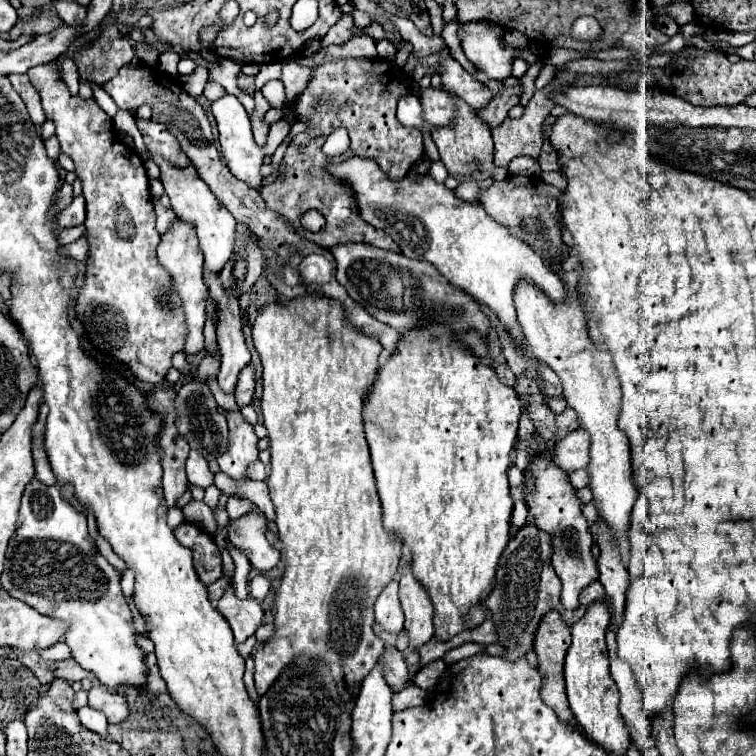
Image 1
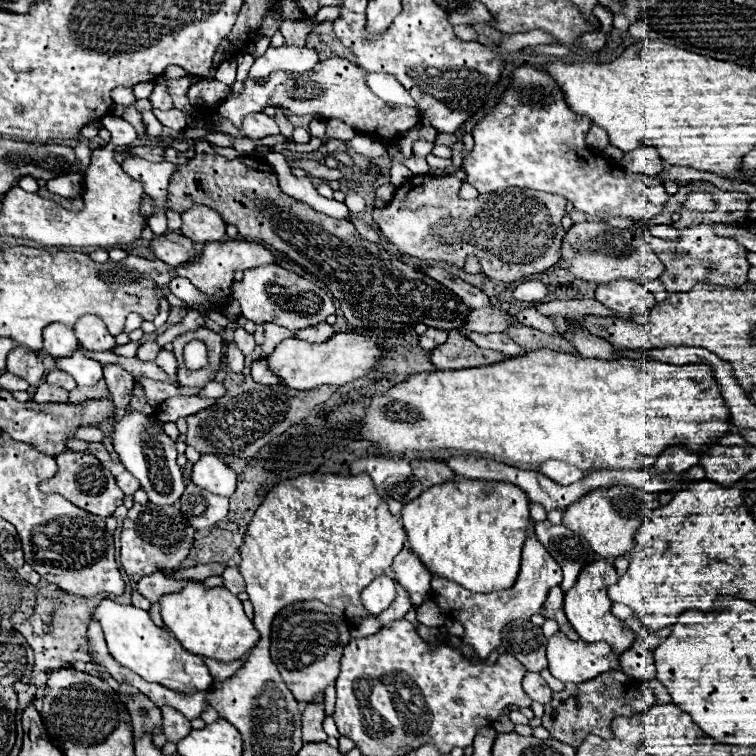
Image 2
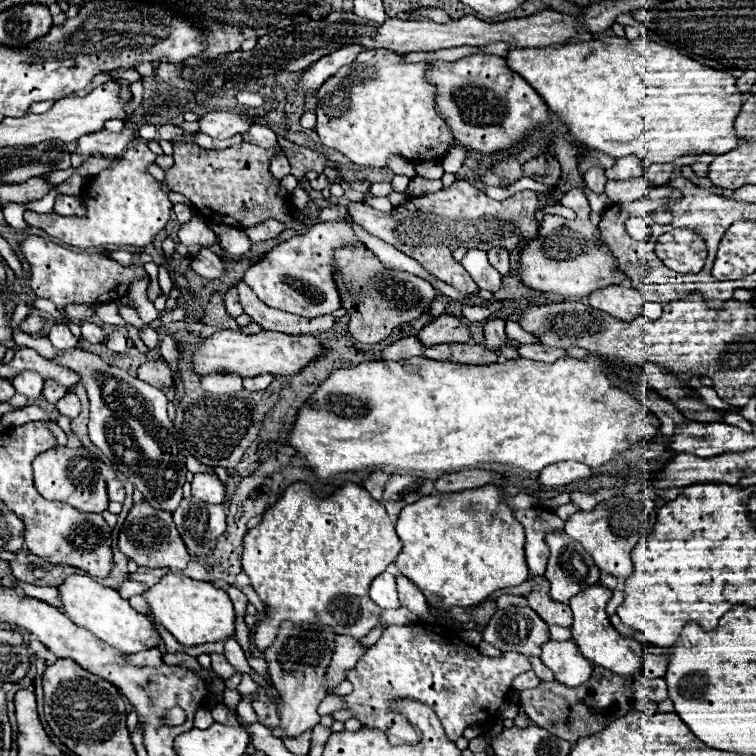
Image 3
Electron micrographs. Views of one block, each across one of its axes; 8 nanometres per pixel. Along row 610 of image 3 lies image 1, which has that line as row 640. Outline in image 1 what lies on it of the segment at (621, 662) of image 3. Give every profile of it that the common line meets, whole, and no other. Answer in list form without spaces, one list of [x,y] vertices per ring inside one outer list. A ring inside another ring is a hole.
[[[598,600],[586,608],[584,618],[572,624],[572,646],[568,648],[566,666],[564,666],[566,692],[568,692],[570,708],[584,734],[608,752],[626,754],[626,748],[630,746],[630,732],[618,710],[620,704],[618,686],[610,676],[608,650],[604,640],[608,622],[610,622],[610,610],[602,600]]]

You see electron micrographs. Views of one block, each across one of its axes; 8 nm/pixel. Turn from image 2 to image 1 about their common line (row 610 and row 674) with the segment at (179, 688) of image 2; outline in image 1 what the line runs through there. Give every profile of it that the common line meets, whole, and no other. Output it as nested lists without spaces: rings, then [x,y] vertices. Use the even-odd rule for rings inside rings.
[[[32,480],[22,496],[18,530],[12,536],[6,552],[6,568],[2,572],[2,588],[16,600],[22,600],[36,608],[40,614],[54,616],[70,624],[64,642],[72,650],[72,658],[88,672],[92,672],[104,688],[118,692],[120,686],[132,686],[142,690],[146,686],[146,652],[136,644],[136,628],[132,624],[132,612],[120,588],[122,574],[108,564],[98,552],[94,540],[88,536],[86,516],[76,512],[60,498],[58,486],[46,486],[40,480]]]

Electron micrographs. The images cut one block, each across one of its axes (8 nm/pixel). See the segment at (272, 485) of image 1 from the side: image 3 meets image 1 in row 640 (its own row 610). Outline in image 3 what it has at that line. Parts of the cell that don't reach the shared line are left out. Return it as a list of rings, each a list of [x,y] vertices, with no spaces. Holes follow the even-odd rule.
[[[304,482],[288,486],[282,498],[264,512],[262,522],[248,530],[242,546],[242,570],[266,604],[266,616],[252,632],[252,642],[262,654],[284,620],[322,622],[334,626],[338,634],[364,638],[382,612],[368,598],[368,586],[402,550],[384,506],[352,482],[325,498]]]

